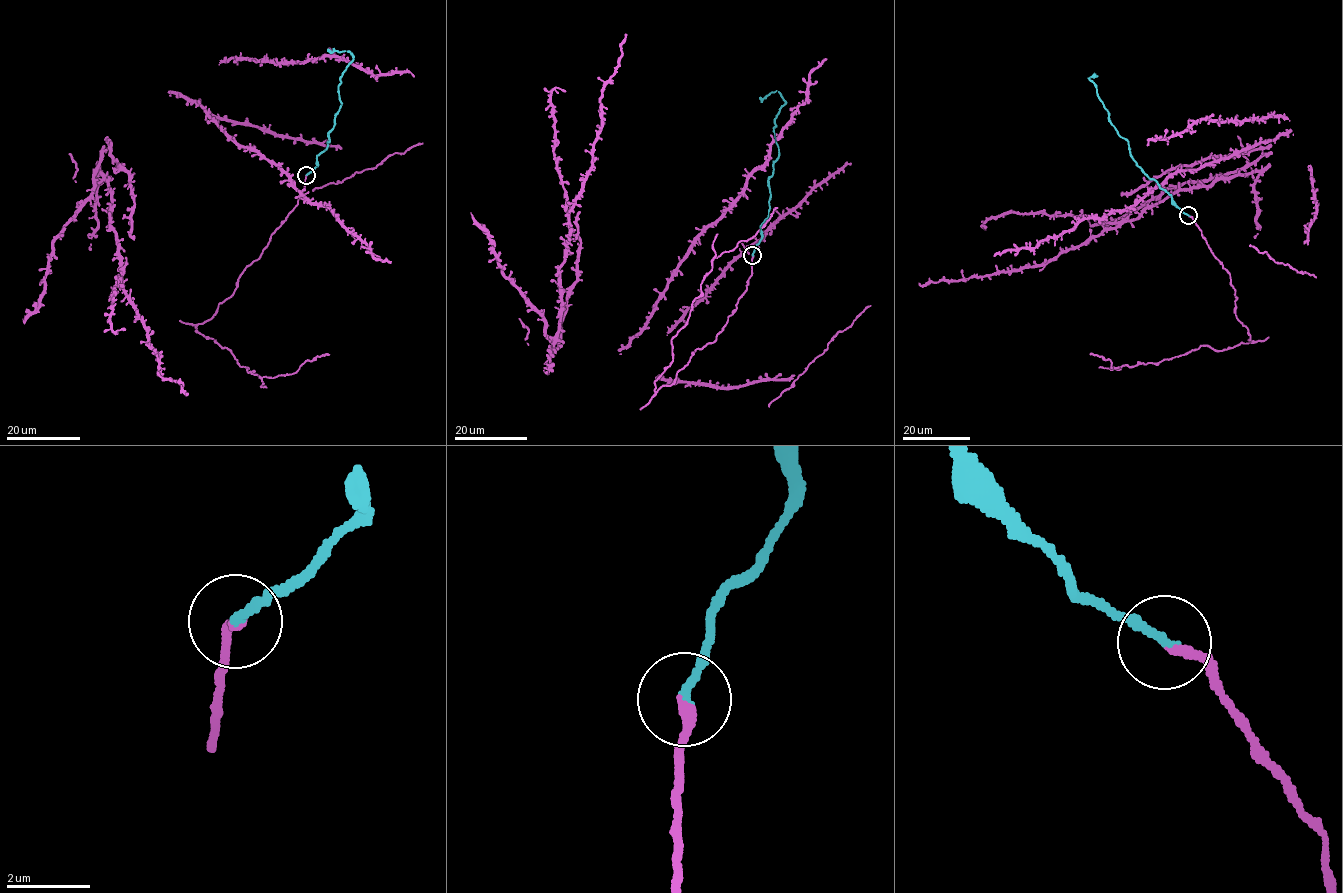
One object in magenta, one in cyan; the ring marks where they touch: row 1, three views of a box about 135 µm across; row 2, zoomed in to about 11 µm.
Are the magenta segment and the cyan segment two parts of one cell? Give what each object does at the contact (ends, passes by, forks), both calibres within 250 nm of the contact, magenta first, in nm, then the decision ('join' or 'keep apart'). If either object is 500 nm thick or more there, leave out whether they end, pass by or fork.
magenta ends there; cyan ends there; 240 nm thick on the magenta side, 200 nm on the other; join

